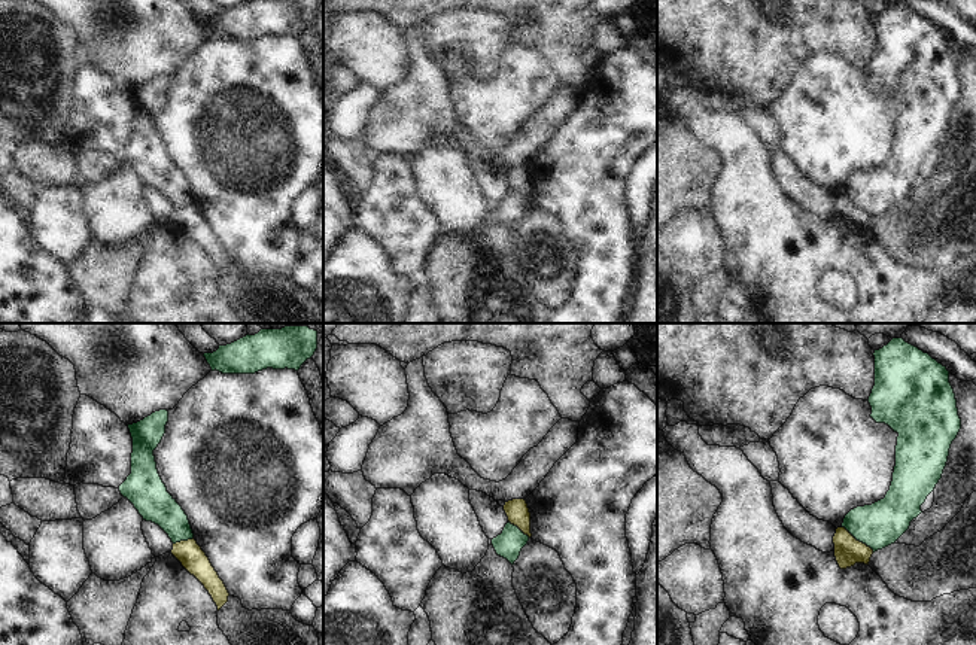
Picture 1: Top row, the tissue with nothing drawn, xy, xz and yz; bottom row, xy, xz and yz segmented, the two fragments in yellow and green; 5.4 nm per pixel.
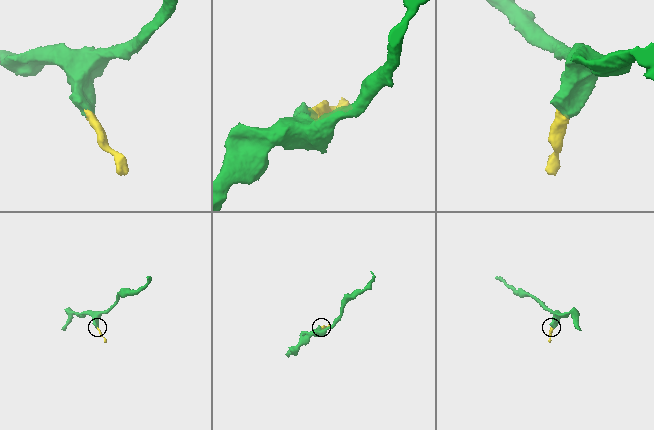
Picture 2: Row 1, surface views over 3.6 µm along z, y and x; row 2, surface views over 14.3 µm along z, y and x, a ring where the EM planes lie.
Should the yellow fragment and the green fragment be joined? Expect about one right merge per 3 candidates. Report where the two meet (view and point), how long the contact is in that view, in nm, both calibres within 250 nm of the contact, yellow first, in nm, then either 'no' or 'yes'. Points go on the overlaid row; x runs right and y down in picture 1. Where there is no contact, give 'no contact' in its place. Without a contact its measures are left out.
yz (859, 541) | 220 nm | 150/240 nm | no

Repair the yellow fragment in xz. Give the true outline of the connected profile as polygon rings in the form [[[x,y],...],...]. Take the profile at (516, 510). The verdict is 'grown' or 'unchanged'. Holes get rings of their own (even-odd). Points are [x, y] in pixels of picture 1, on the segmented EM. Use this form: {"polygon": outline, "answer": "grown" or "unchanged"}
{"polygon": [[[513,499],[505,502],[504,511],[511,524],[517,526],[529,538],[532,536],[530,512],[525,499]]], "answer": "unchanged"}

